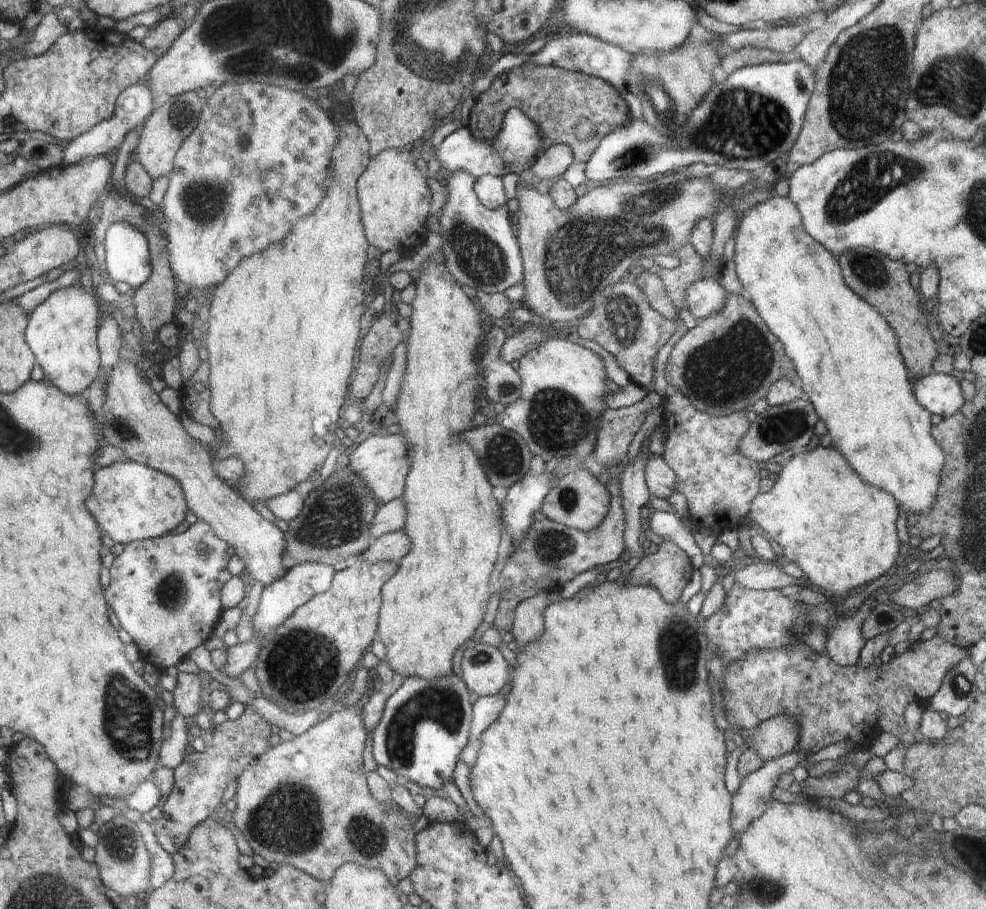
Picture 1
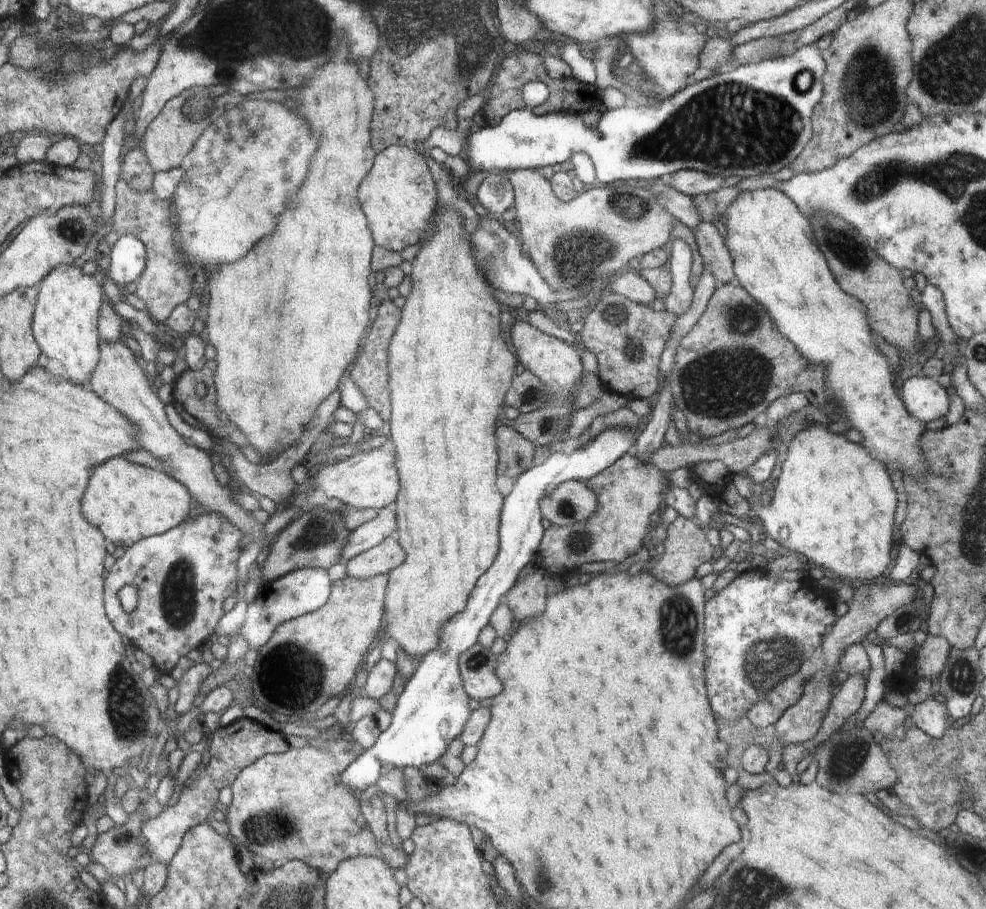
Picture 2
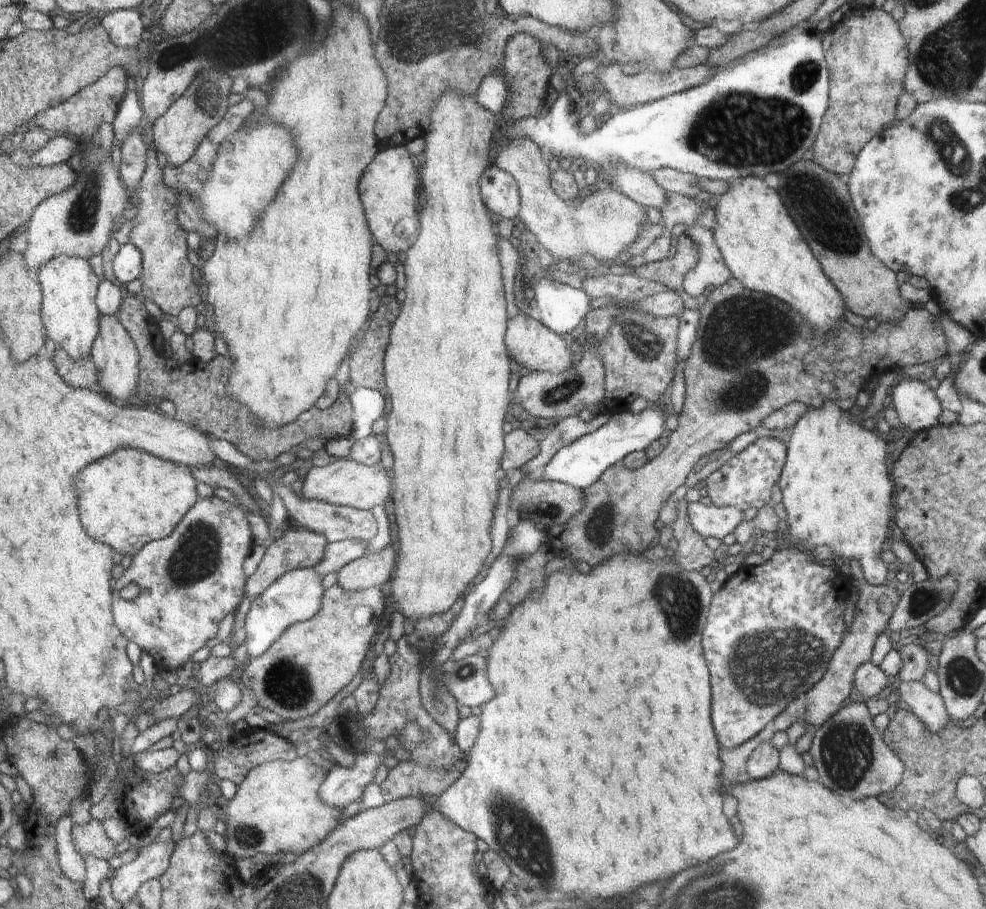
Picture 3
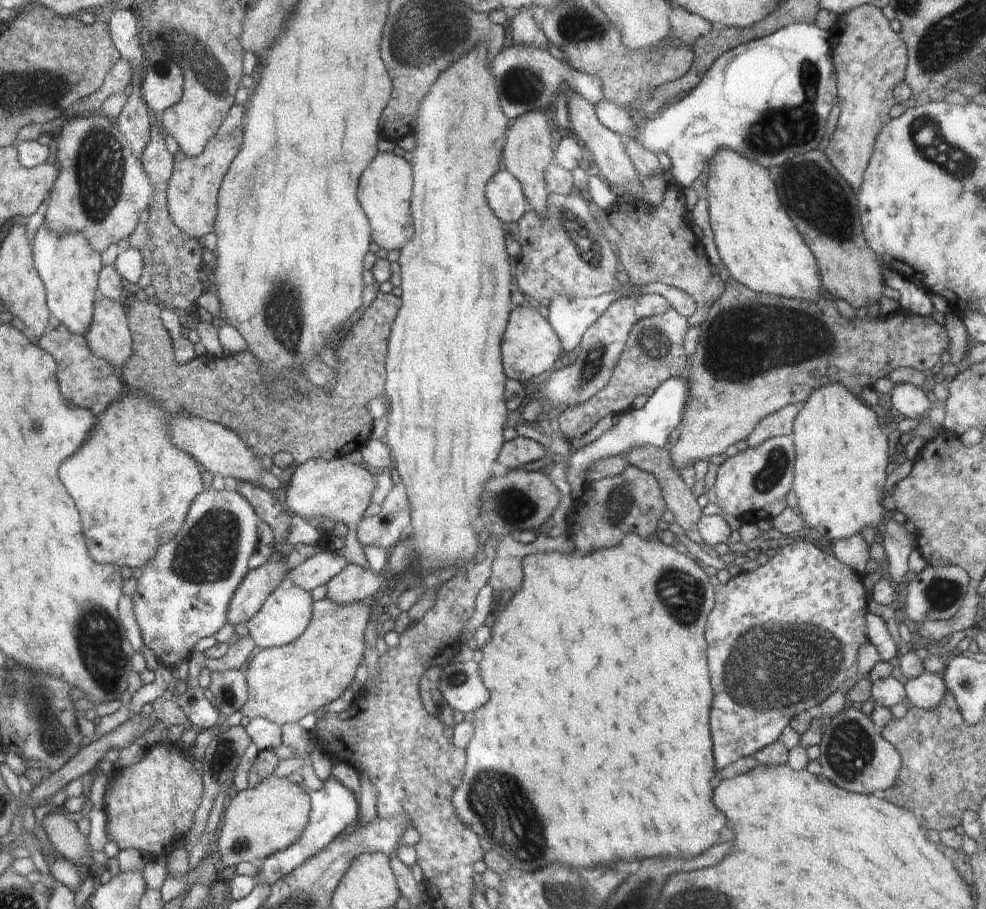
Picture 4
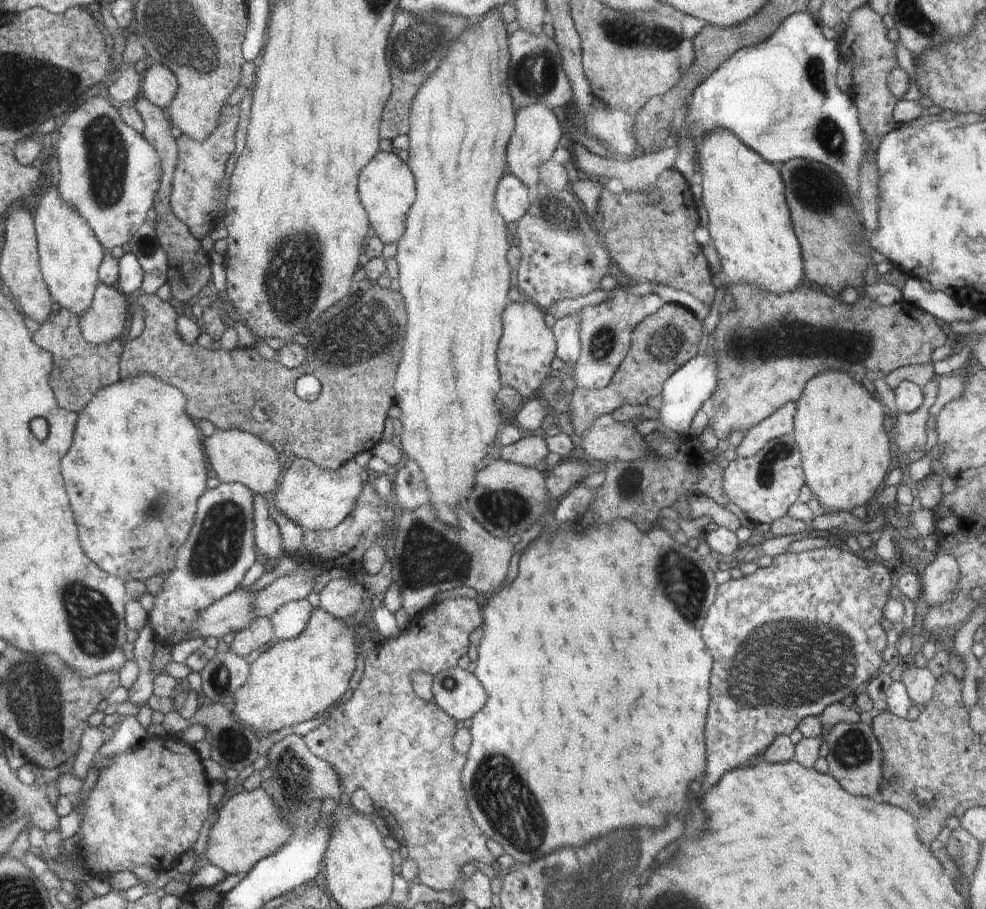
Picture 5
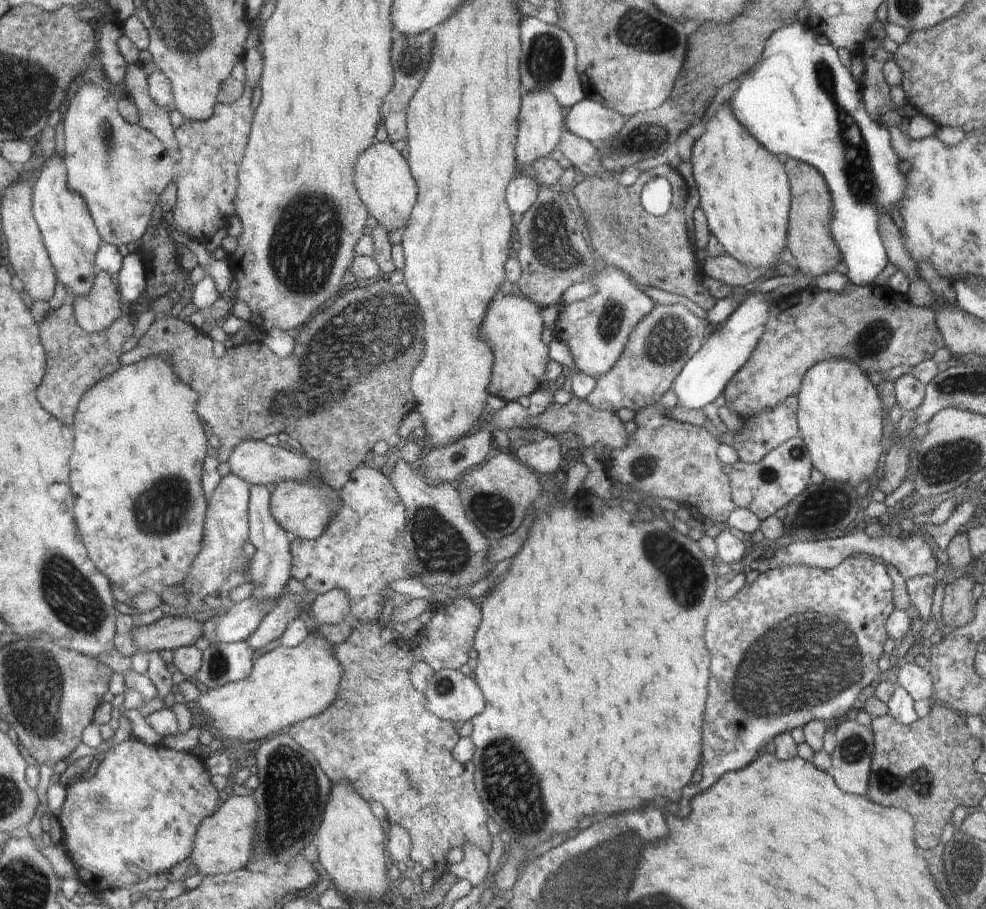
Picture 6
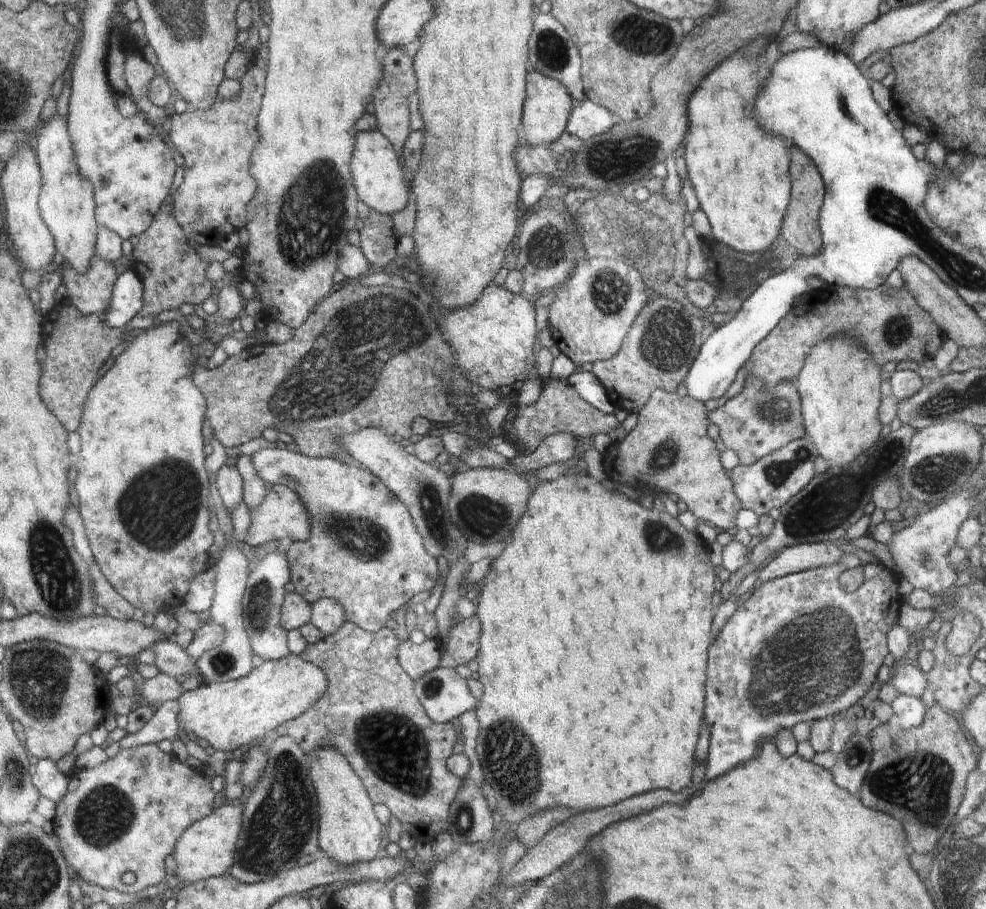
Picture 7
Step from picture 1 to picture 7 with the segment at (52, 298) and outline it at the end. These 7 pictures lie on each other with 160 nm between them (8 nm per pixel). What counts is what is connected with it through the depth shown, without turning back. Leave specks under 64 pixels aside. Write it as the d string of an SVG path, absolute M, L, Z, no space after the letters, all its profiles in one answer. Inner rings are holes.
M57 113L36 134L36 154L42 172L39 211L56 239L56 250L62 254L64 263L79 273L85 273L96 255L98 240L95 190L93 184L81 175L68 128L67 117Z

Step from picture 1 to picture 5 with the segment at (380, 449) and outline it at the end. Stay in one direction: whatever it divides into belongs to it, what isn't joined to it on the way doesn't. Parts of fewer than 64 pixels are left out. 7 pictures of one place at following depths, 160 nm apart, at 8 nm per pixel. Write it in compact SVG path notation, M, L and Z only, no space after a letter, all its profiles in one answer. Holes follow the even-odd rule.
M295 456L292 465L284 474L278 490L274 493L276 506L288 514L290 520L294 520L302 531L330 530L342 523L342 520L355 509L364 490L366 478L366 467L360 468L354 460L344 462L338 470L327 470L317 467L309 459L301 459Z

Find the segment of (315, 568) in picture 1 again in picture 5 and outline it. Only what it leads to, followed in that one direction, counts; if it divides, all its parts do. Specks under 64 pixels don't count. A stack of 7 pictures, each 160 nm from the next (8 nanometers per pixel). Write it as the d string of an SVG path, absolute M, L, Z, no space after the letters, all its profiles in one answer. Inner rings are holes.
M290 600L274 610L272 616L266 616L272 624L274 638L289 640L300 636L306 629L313 607L308 600Z

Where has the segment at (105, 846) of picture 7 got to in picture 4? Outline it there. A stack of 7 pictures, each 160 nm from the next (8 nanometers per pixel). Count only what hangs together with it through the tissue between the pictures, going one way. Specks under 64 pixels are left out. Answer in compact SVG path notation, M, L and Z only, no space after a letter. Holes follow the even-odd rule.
M166 742L149 747L138 764L128 764L120 769L103 800L99 800L106 816L106 838L108 842L115 842L120 851L134 848L147 860L156 858L174 844L174 836L186 834L192 828L192 816L202 801L202 778L194 770L194 762L180 752L180 748Z

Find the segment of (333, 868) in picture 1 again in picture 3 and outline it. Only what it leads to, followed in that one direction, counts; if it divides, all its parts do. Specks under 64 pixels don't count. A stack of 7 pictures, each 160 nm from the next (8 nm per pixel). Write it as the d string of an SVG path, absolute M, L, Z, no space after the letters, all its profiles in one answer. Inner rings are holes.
M307 755L296 756L290 761L262 762L259 766L250 768L242 783L236 788L236 795L228 802L221 815L226 823L226 852L236 861L242 858L251 859L256 854L270 854L276 857L286 852L298 856L322 843L340 824L342 816L340 809L332 808L320 800L320 786L326 777L327 771L316 766Z

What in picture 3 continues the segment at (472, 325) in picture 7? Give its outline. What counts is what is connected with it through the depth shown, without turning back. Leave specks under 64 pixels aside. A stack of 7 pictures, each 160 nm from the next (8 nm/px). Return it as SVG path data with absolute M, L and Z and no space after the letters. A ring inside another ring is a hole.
M519 313L508 322L508 354L512 354L512 360L518 367L528 368L531 371L550 372L550 374L560 374L570 366L570 352L564 340L550 331L536 317L529 317Z

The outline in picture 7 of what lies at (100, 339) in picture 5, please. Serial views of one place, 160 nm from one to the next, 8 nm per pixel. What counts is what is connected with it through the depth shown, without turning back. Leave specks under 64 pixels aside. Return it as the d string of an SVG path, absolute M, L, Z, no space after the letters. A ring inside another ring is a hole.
M96 254L85 273L79 273L70 265L64 263L64 268L61 272L63 284L65 284L67 288L67 294L72 301L72 305L78 307L82 314L103 316L106 310L110 308L116 281L119 280L119 276L121 275L118 274L118 270L116 270L118 263L119 262L108 262L100 255Z

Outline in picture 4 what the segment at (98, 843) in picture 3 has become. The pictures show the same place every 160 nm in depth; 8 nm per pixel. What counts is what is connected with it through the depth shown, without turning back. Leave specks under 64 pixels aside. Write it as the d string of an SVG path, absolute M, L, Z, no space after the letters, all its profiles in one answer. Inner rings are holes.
M54 812L44 820L48 839L58 856L76 865L84 864L90 858L92 848L90 848L88 834L85 836L76 822L60 812Z

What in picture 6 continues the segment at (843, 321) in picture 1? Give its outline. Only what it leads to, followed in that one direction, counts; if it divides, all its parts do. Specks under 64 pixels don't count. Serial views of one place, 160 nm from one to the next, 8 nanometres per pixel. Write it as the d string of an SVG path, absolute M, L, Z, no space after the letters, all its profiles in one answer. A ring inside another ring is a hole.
M724 101L707 122L706 130L691 150L693 176L700 195L699 207L704 211L711 234L724 247L726 254L748 266L776 268L787 246L791 190L784 172L784 158L770 154L756 142L748 129L736 118L731 102Z

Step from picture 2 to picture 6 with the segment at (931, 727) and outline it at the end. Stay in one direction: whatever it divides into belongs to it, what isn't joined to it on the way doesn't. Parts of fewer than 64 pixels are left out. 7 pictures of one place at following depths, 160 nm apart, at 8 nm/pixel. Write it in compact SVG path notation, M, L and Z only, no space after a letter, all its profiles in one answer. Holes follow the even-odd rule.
M906 663L900 667L896 680L896 684L904 688L914 701L933 696L930 673L916 663Z

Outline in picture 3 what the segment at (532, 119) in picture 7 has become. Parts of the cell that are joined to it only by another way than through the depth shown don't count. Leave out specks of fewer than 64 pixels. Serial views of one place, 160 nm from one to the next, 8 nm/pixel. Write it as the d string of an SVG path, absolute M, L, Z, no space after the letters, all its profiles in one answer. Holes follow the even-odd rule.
M518 138L518 140L508 140L500 146L502 150L498 150L498 156L493 165L494 168L508 172L516 182L520 196L520 212L517 217L519 227L530 232L534 236L534 242L538 242L554 258L564 262L578 258L580 262L590 261L606 265L607 262L600 262L600 260L619 259L622 252L632 248L632 244L639 240L642 226L648 224L645 214L646 206L635 202L628 194L624 194L612 185L605 190L596 189L594 194L590 194L590 198L586 198L582 204L574 205L566 202L550 186L550 170L544 158L540 156L540 147L536 142L532 142L530 138Z

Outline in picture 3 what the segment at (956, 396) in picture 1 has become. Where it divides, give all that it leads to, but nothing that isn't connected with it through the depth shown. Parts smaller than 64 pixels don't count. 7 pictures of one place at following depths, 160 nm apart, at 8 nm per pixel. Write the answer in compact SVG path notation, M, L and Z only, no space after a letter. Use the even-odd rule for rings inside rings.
M904 379L891 390L894 407L905 429L916 434L936 426L942 413L942 406L936 392L926 384Z

